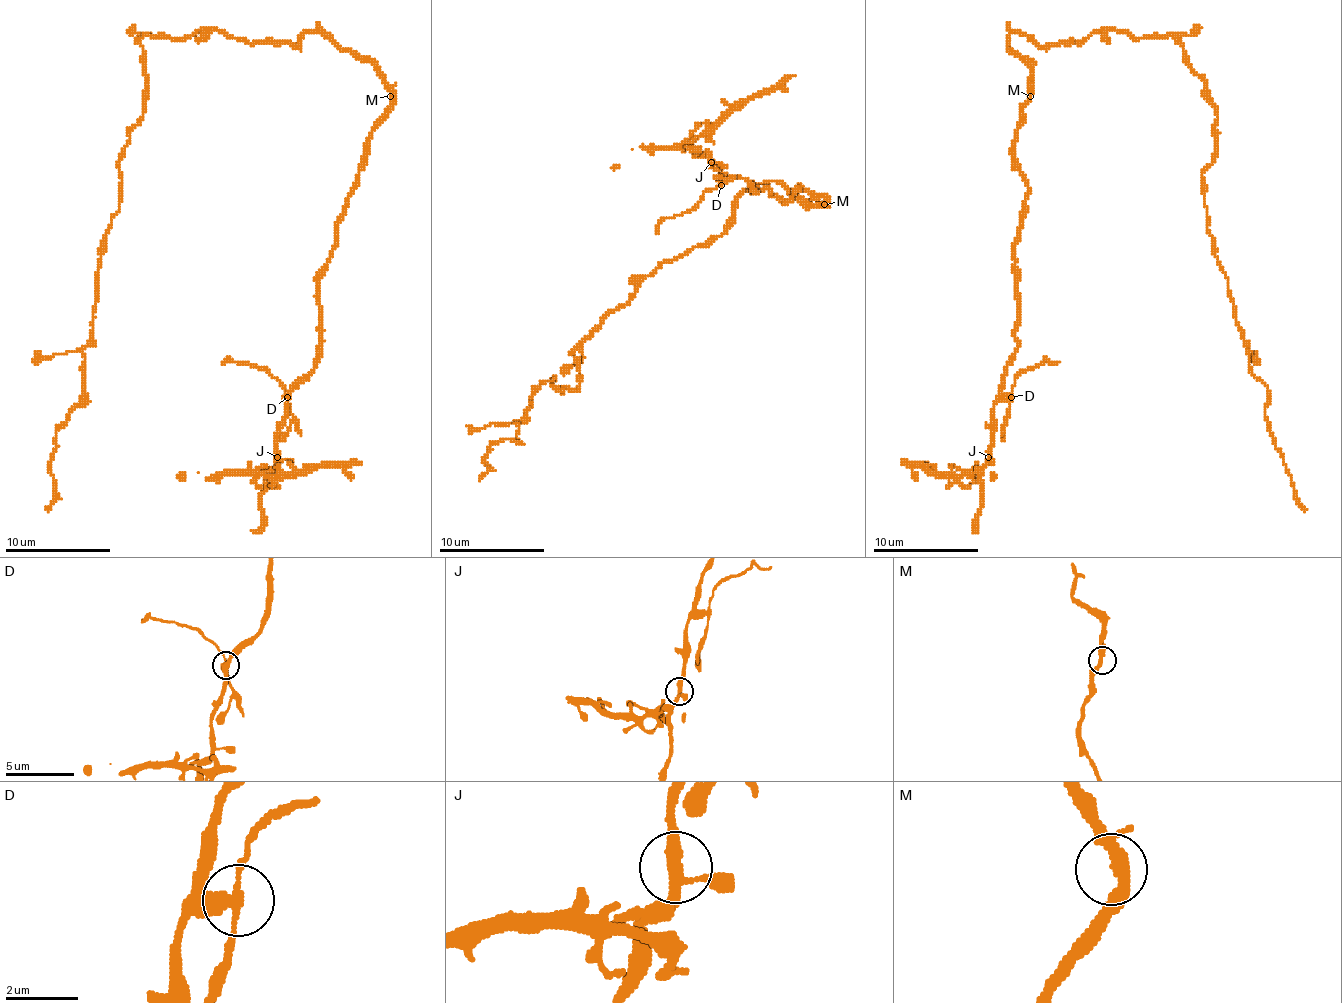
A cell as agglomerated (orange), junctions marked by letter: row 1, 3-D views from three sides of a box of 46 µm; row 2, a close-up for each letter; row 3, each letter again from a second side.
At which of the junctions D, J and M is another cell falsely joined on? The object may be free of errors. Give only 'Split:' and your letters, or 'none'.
Split: D

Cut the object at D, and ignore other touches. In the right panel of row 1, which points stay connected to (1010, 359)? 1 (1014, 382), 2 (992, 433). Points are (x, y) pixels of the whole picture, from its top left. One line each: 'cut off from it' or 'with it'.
1: cut off from it
2: with it

